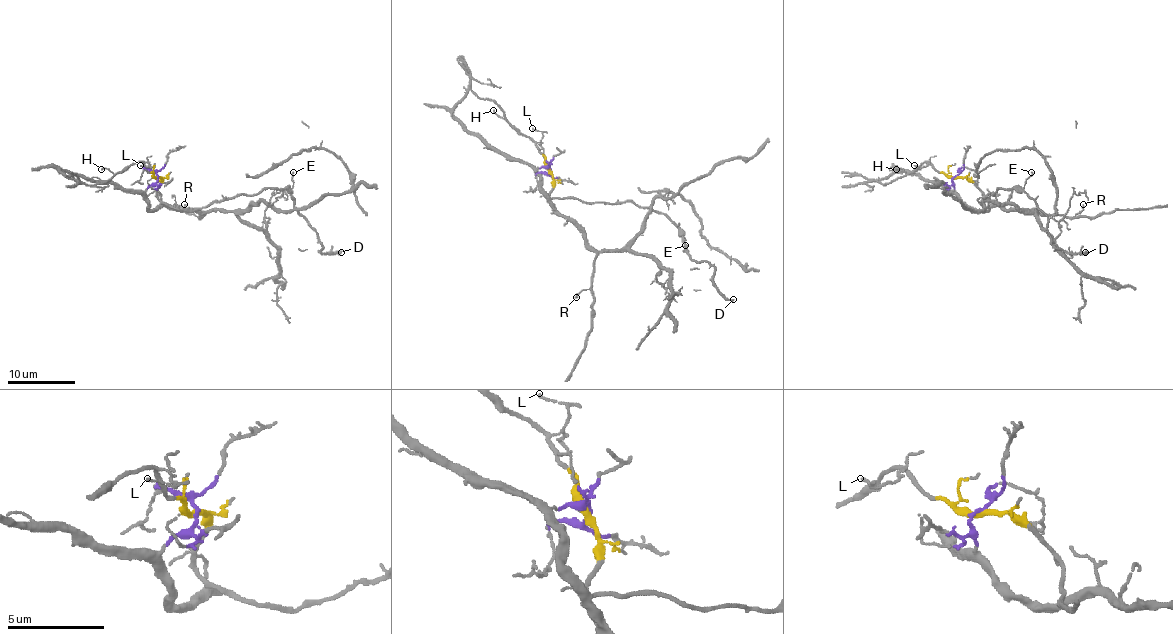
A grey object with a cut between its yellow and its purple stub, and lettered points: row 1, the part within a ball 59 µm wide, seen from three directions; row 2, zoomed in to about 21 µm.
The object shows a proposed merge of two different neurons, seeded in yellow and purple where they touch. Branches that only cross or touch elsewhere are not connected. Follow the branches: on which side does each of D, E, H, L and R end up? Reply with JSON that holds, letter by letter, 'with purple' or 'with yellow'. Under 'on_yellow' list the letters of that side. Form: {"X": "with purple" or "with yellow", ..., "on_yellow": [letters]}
{"D": "with yellow", "E": "with yellow", "H": "with yellow", "L": "with yellow", "R": "with purple", "on_yellow": ["D", "E", "H", "L"]}

